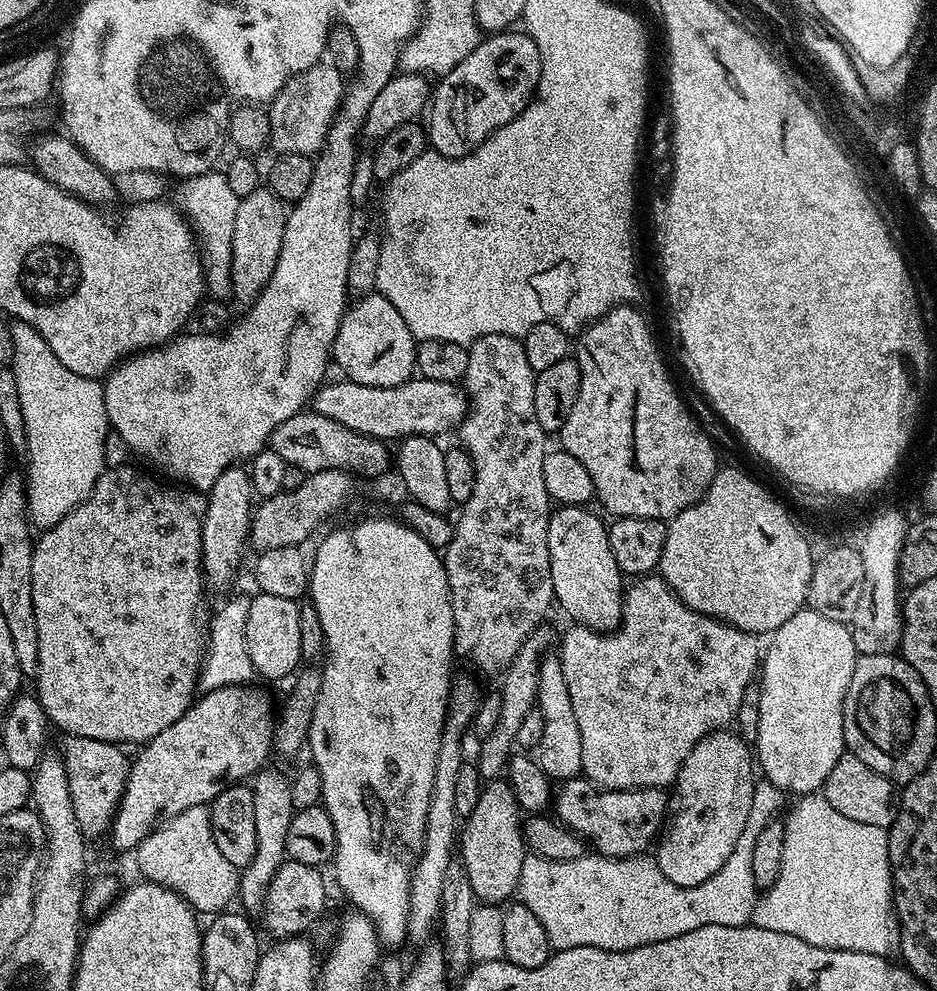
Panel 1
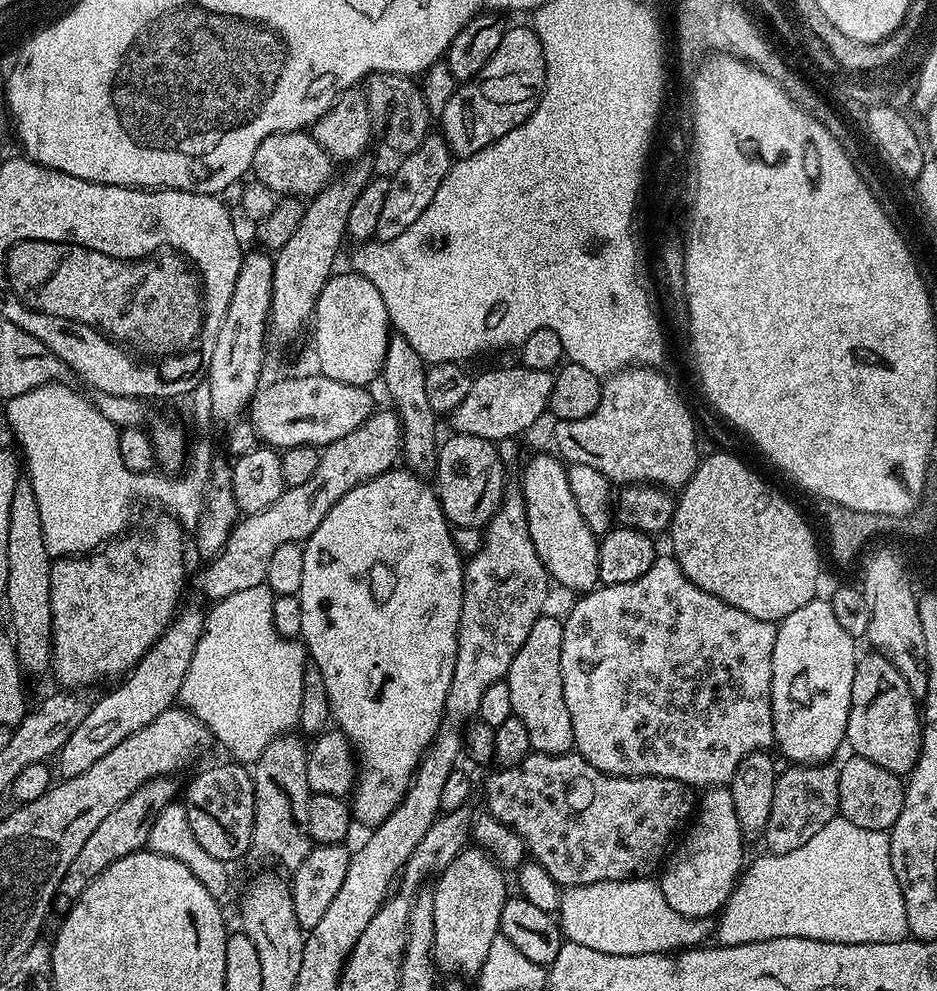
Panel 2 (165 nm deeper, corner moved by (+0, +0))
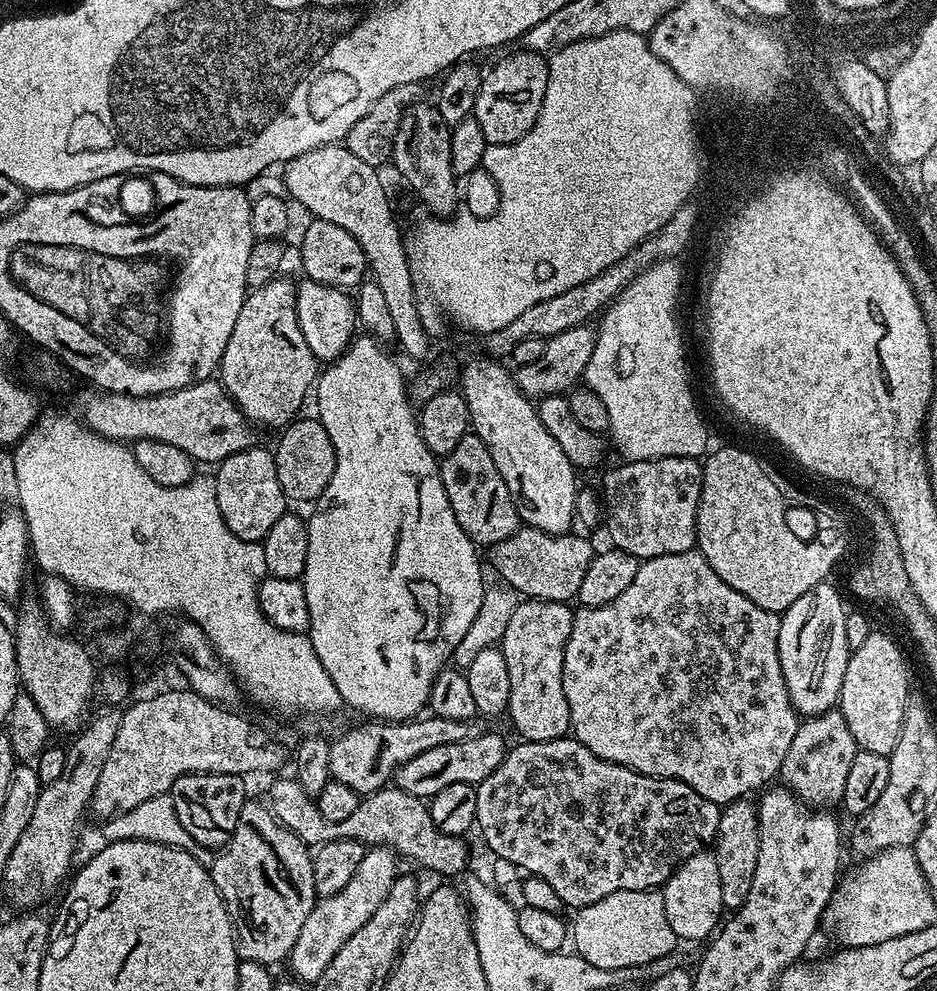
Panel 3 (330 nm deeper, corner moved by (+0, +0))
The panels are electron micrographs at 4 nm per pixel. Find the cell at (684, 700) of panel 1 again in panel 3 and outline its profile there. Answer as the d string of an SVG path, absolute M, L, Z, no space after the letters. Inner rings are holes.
M700 551L662 554L658 558L643 561L638 574L634 574L634 582L630 582L630 586L626 586L626 590L622 590L614 602L606 602L606 606L597 608L580 608L572 617L572 629L564 647L562 662L562 686L570 706L571 735L582 742L586 750L606 762L626 766L643 776L677 780L698 790L702 798L710 798L710 802L721 806L751 797L751 792L759 793L779 777L782 758L786 758L786 750L790 750L790 742L794 742L794 734L801 722L786 690L786 678L782 678L782 666L778 658L779 629L780 616L777 613L762 610L762 606L754 606L746 594L738 594L738 590L726 586L726 582L714 574L710 562L706 562Z

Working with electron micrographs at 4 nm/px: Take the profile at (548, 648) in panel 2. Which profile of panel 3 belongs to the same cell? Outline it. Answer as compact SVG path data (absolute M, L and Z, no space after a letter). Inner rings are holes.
M524 598L517 603L514 614L510 614L510 622L506 622L506 634L498 645L504 652L512 687L506 716L512 719L521 741L550 742L569 735L570 706L562 686L564 647L570 638L574 615L568 607L565 602Z

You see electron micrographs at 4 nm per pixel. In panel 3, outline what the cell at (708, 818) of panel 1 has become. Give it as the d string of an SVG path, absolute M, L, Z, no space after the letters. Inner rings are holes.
M705 850L686 858L663 884L662 895L666 906L666 922L670 922L670 930L674 930L677 941L707 941L717 931L720 912L725 911L722 902L722 877L718 874L715 855Z

